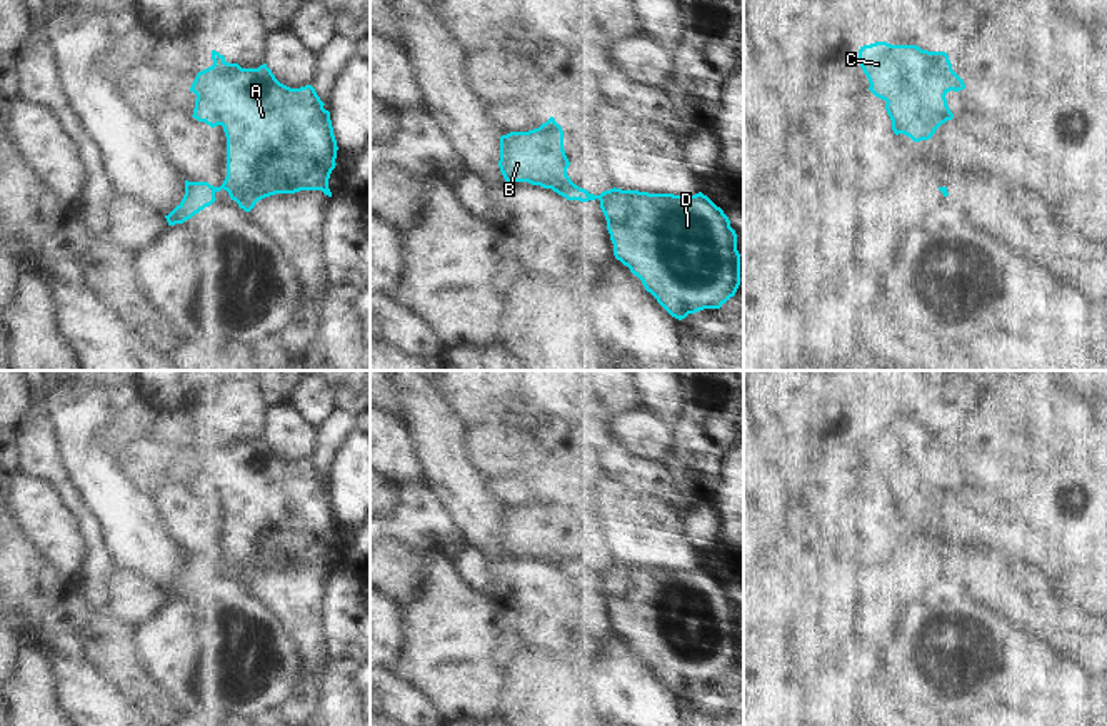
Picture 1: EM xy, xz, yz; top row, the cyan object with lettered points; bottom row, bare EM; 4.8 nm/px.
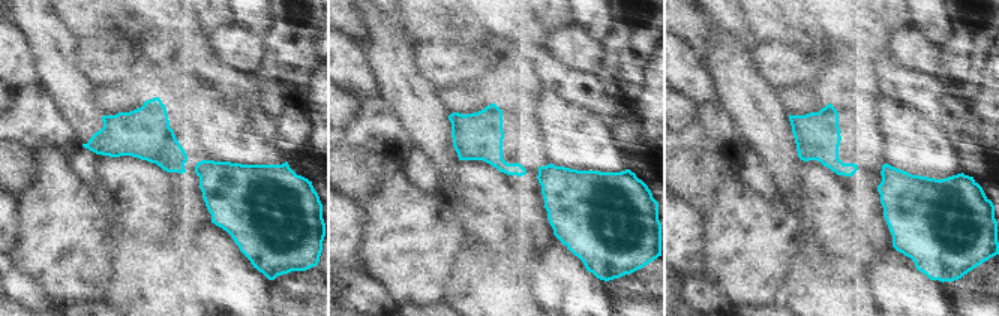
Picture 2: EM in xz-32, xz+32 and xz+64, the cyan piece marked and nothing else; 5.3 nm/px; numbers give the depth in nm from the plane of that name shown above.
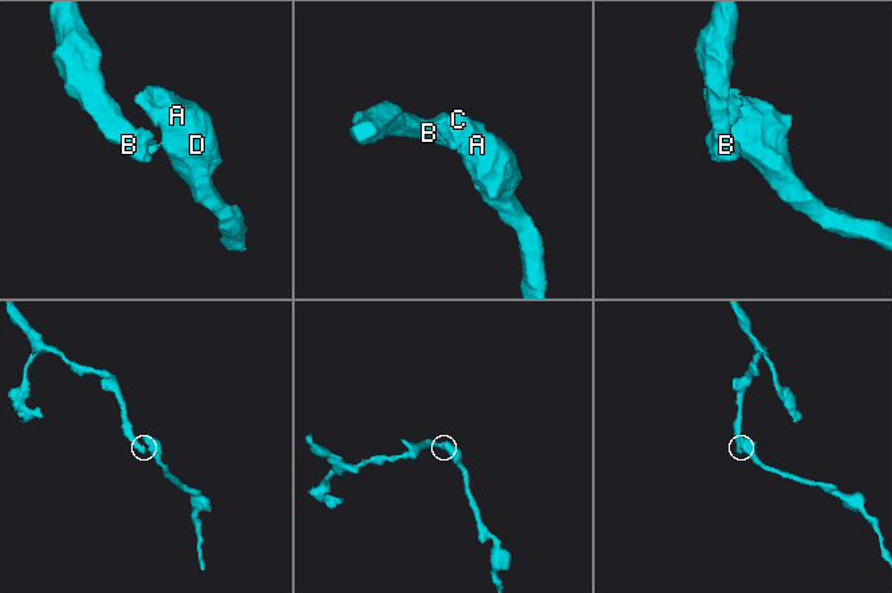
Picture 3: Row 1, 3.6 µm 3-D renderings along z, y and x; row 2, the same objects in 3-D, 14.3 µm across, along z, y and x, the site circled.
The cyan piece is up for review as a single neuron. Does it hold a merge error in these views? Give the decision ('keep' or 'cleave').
cleave

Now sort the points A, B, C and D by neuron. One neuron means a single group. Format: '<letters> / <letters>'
A C D / B

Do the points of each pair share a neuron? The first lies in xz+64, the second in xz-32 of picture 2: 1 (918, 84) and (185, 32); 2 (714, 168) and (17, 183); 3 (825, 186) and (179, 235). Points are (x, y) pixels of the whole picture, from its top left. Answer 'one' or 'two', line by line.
1: one
2: one
3: two

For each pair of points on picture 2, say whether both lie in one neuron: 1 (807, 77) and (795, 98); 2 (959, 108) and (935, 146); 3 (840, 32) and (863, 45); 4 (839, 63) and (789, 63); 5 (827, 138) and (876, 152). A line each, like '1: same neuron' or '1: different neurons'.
1: different neurons
2: different neurons
3: same neuron
4: different neurons
5: same neuron

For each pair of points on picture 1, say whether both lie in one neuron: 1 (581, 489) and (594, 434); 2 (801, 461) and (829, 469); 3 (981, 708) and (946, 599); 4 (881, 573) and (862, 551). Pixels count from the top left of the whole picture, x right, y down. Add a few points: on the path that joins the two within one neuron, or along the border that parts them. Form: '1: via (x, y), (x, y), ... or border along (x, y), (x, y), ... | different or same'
1: border along (567, 466), (587, 474) | different
2: border along (847, 443), (832, 448), (811, 469), (804, 503) | different
3: via (1006, 676), (994, 631), (977, 616) | same
4: border along (907, 556), (877, 553), (847, 568) | different

